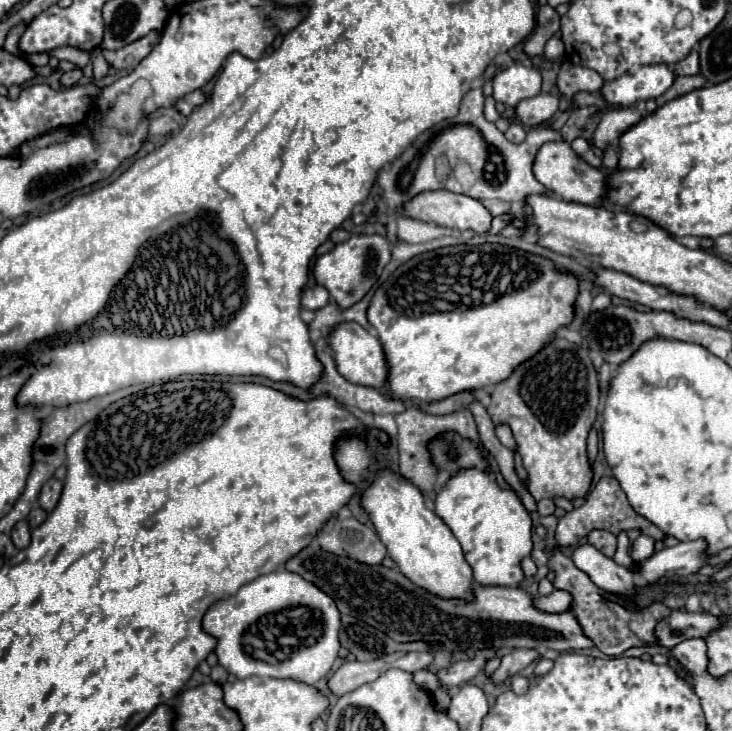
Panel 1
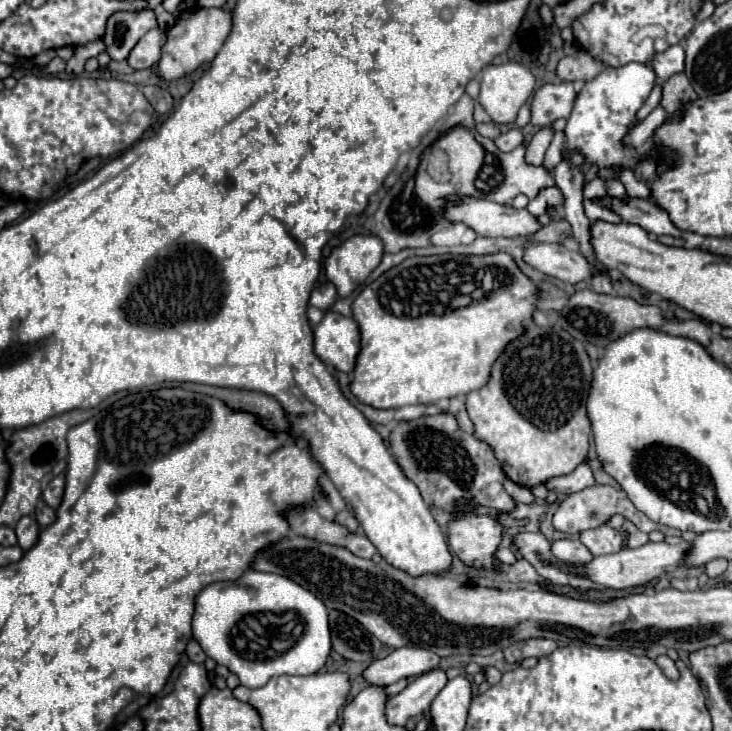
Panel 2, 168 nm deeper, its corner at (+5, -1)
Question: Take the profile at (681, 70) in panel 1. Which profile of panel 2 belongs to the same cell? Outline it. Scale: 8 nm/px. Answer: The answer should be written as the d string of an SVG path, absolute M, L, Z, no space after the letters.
M675 44L671 48L667 48L665 52L657 52L649 62L647 66L661 78L661 80L667 80L669 76L677 74L677 72L683 72L683 62L685 62L685 50L681 44Z

